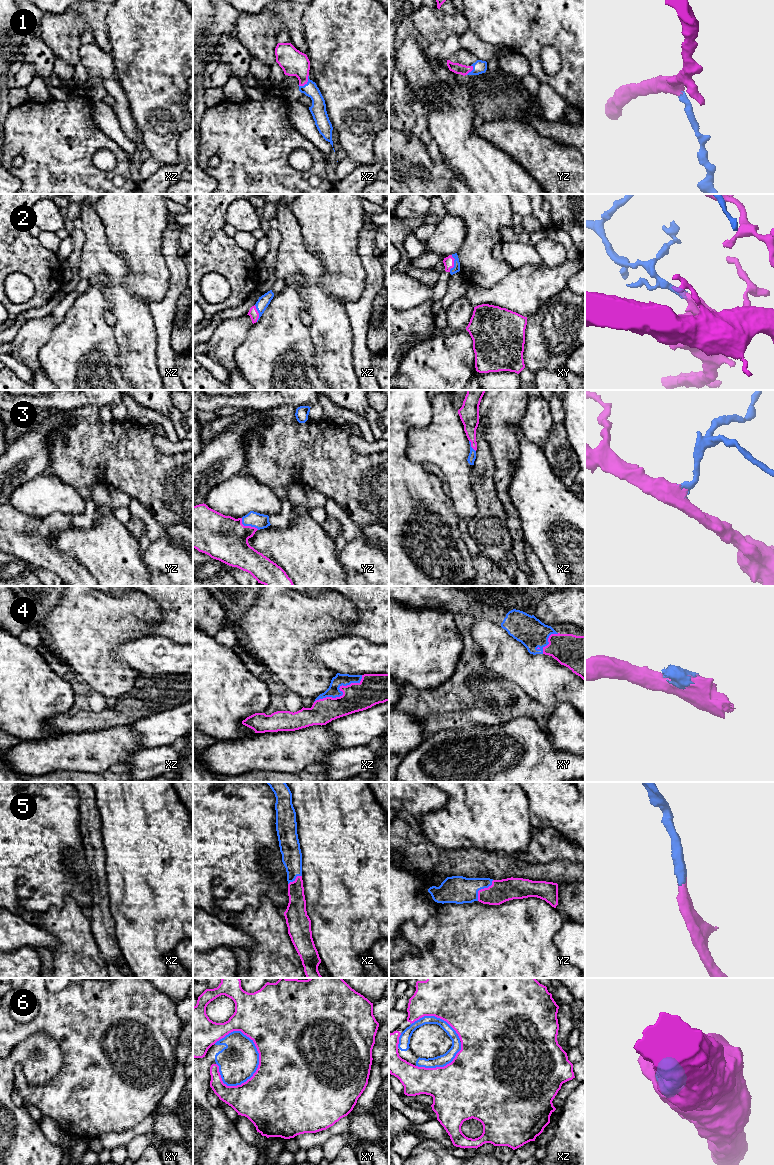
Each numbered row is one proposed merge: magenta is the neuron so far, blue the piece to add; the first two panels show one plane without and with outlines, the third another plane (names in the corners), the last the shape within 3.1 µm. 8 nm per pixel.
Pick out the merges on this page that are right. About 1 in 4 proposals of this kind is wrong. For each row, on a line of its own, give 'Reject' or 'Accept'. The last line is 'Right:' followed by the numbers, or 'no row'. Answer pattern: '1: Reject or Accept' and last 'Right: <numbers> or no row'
1: Accept
2: Accept
3: Accept
4: Reject
5: Accept
6: Reject
Right: 1, 2, 3, 5

